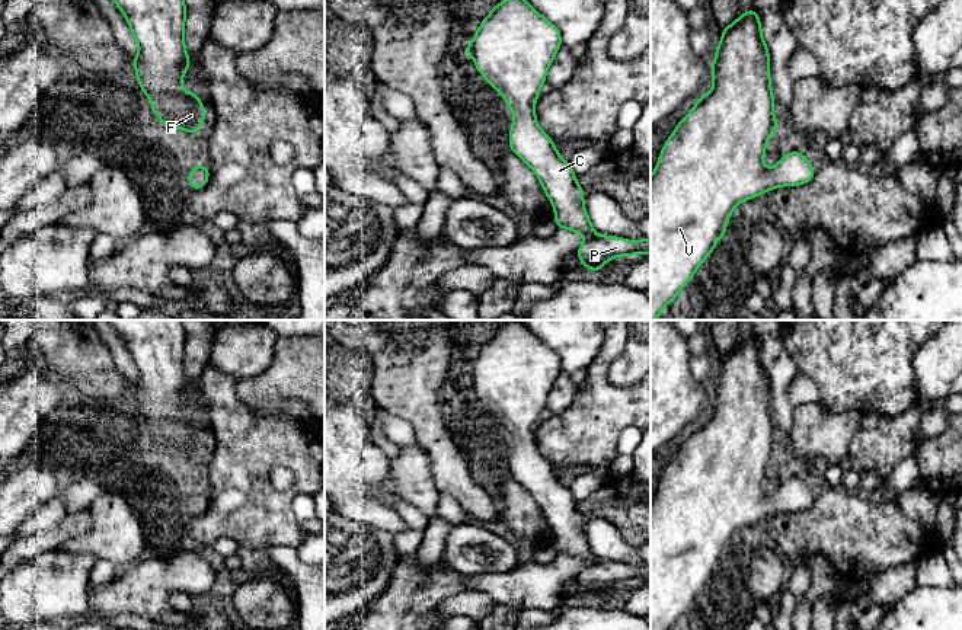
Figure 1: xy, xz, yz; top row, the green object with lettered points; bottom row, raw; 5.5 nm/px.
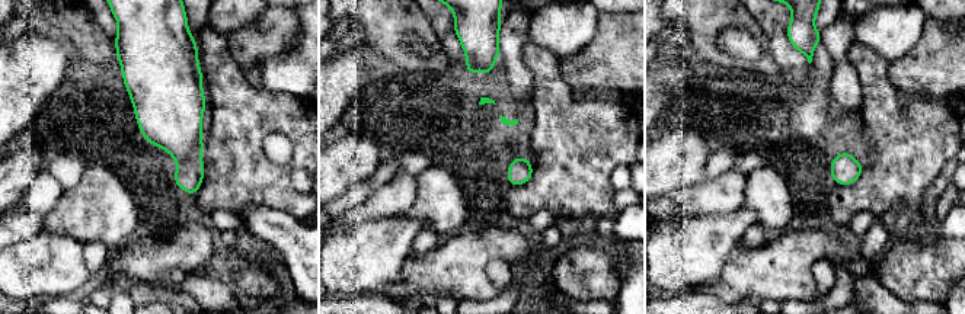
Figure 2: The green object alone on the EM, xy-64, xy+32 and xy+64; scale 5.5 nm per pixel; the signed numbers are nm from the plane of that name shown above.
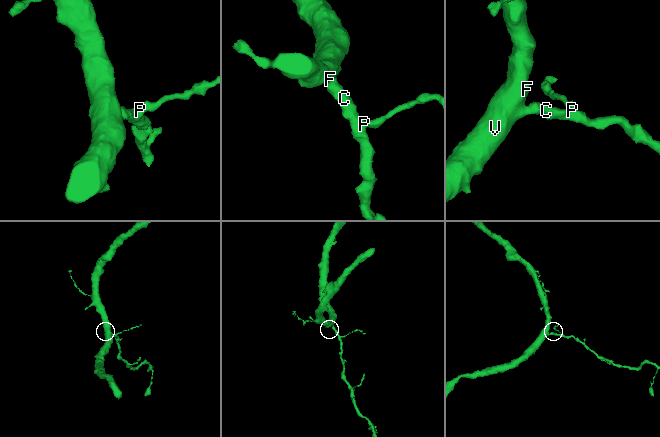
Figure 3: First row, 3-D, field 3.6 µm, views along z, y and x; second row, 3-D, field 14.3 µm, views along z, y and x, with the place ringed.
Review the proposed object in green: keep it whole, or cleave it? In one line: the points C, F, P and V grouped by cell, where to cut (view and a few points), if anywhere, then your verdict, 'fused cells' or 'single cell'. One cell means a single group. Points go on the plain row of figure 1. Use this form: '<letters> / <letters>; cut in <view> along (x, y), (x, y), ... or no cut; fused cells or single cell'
C F P V; no cut; single cell

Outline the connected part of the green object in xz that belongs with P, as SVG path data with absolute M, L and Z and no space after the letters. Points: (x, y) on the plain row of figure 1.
M521 320L504 324L482 346L473 367L464 372L464 380L474 386L477 397L495 413L505 429L512 435L512 452L509 455L508 474L525 487L537 501L552 533L556 537L553 547L559 554L585 560L587 565L578 573L578 583L588 597L603 598L601 591L617 582L651 581L651 565L639 567L620 565L616 562L600 562L584 533L585 517L578 511L568 486L559 482L552 464L540 454L534 431L538 425L540 413L546 409L546 399L562 371L560 356L544 345Z

